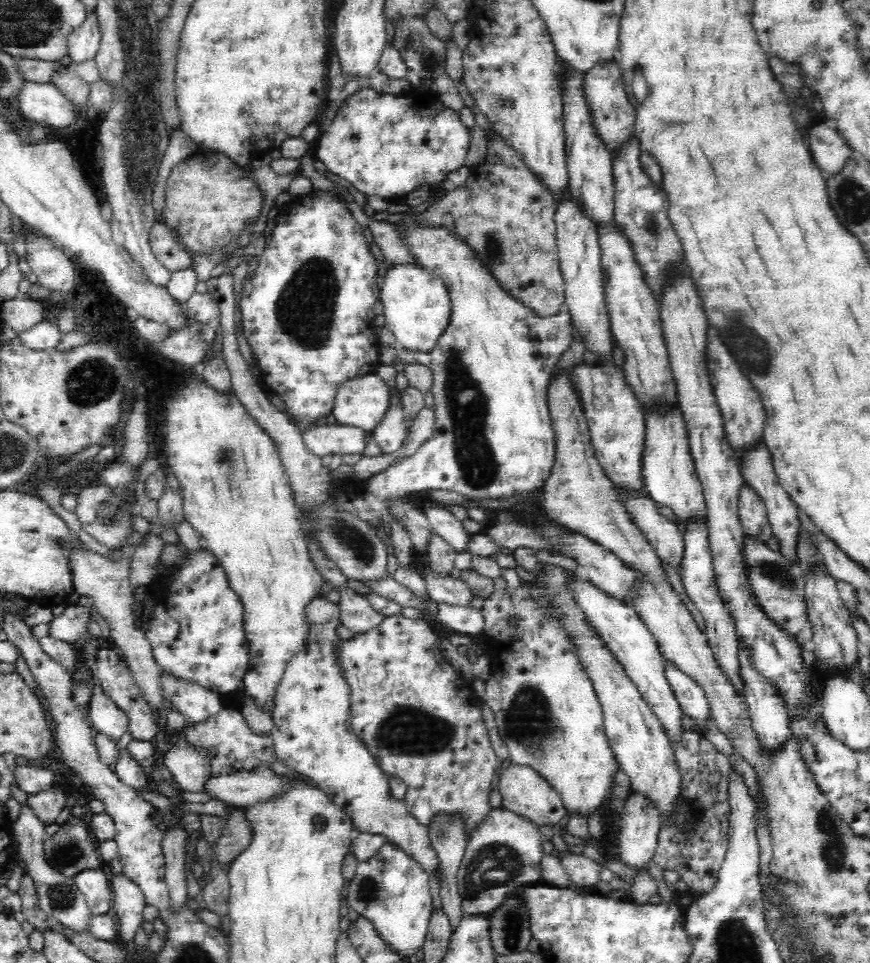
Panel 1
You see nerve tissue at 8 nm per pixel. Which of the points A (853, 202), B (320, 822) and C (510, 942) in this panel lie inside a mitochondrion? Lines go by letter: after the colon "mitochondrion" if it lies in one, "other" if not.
A: mitochondrion
B: other
C: mitochondrion

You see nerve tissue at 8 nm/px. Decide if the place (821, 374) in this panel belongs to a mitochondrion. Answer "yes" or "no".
no

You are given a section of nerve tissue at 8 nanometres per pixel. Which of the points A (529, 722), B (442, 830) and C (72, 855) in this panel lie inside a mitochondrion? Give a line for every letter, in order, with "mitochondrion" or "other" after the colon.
A: mitochondrion
B: mitochondrion
C: mitochondrion

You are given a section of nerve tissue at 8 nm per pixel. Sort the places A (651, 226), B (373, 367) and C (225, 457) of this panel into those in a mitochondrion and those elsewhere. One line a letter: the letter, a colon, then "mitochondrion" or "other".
A: mitochondrion
B: other
C: mitochondrion

